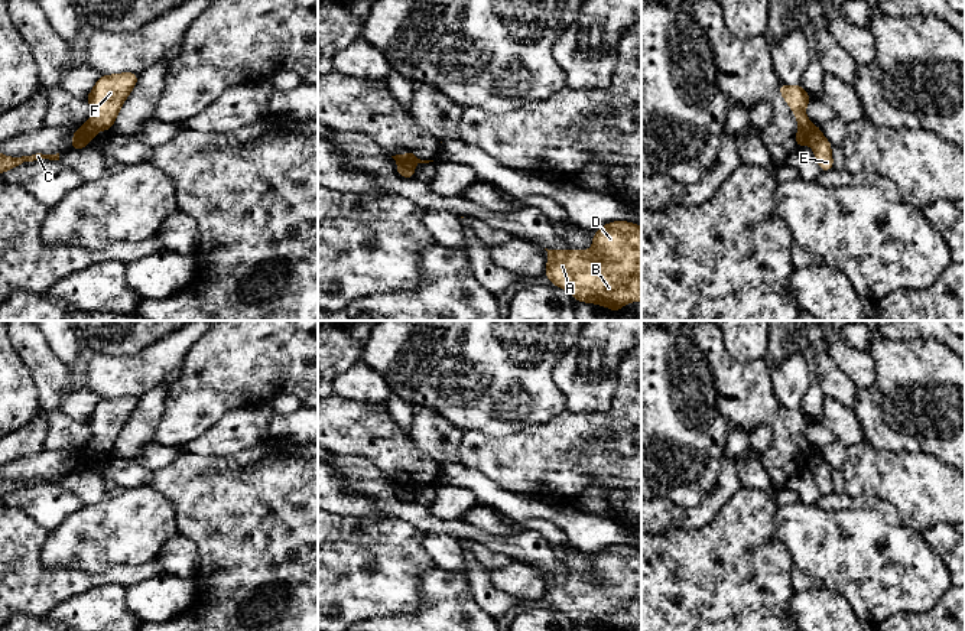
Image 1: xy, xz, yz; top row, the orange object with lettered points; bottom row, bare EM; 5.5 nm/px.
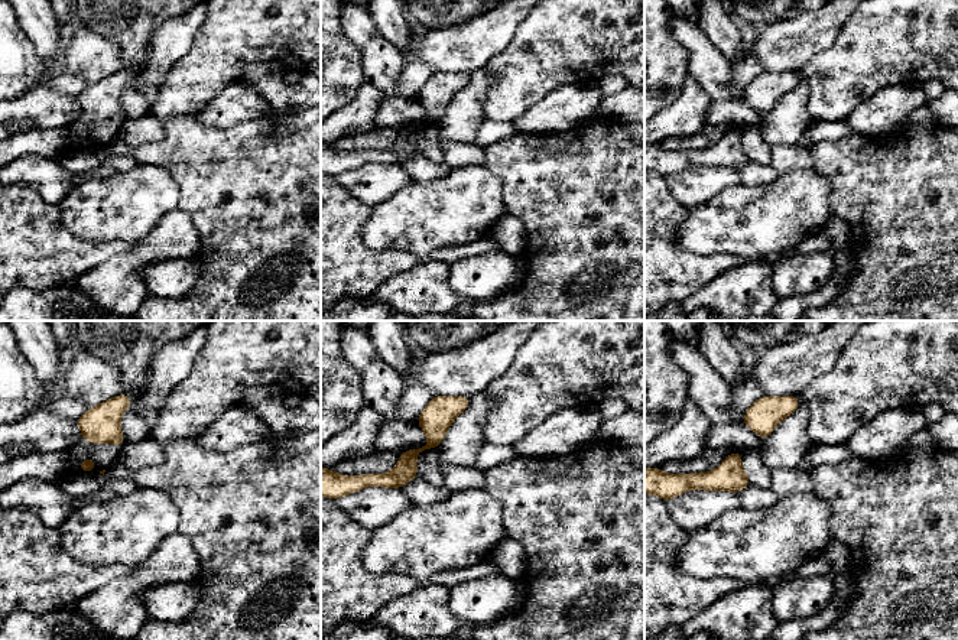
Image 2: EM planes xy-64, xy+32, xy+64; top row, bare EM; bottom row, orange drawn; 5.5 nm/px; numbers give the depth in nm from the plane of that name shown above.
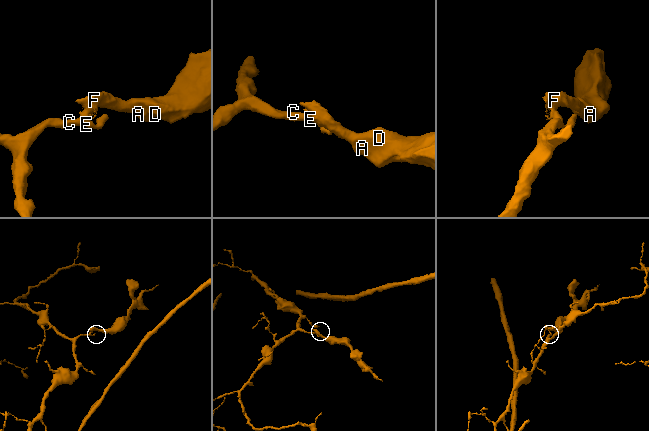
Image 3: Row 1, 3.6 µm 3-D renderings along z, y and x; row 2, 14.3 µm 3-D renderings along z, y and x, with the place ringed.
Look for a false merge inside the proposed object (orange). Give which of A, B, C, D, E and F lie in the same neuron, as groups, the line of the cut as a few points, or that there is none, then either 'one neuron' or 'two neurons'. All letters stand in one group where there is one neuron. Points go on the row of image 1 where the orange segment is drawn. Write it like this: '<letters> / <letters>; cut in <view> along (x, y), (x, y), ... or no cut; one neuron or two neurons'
A B D F / C E; cut in xz along (397, 162), (412, 162), (415, 165); two neurons

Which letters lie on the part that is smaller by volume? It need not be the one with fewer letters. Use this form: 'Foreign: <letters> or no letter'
Foreign: A, B, D, F

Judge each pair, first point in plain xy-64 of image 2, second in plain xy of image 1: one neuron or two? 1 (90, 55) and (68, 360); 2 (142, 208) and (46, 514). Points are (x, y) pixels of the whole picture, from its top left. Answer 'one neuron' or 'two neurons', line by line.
1: two neurons
2: two neurons

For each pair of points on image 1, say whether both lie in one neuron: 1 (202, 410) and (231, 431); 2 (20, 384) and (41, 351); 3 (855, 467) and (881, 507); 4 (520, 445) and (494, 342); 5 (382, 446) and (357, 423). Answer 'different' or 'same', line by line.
1: different
2: different
3: different
4: different
5: same

